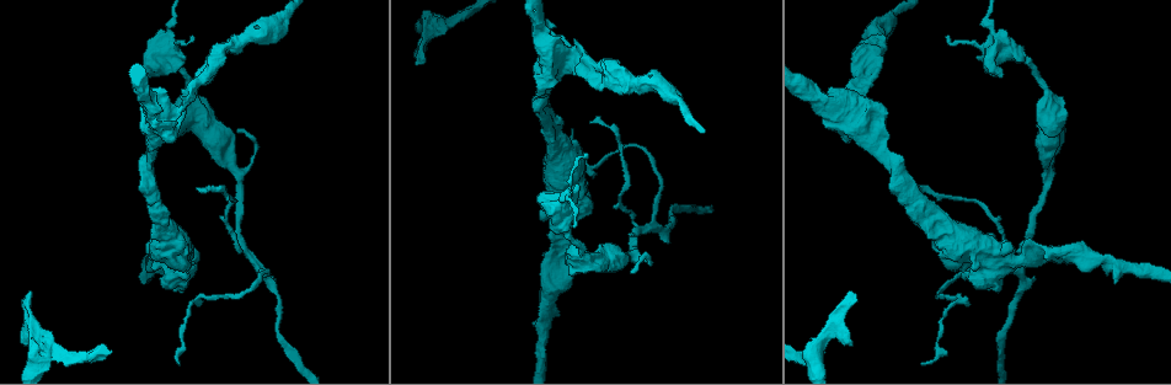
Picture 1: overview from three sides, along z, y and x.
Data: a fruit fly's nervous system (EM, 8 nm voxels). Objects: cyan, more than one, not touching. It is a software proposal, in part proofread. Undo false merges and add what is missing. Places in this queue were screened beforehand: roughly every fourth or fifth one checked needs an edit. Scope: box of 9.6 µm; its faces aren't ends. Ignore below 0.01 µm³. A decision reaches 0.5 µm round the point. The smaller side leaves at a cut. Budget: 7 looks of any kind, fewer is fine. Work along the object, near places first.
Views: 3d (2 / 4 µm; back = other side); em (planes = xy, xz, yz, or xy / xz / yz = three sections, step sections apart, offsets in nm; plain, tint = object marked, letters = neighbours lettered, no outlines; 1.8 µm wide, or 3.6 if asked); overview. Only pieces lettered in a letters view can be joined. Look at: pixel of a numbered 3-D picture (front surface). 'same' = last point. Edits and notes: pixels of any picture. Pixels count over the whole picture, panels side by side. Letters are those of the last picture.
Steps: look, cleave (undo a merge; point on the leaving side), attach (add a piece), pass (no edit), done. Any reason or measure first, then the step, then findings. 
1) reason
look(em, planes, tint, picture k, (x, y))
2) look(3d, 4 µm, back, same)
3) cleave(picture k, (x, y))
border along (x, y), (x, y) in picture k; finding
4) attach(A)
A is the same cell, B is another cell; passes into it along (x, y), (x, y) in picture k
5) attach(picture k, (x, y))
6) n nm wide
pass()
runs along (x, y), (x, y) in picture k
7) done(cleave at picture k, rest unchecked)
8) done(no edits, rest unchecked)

look(em, xz, step 16, tint, picture 1, (579, 246))

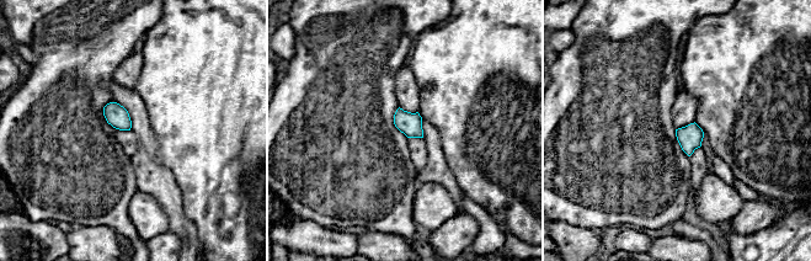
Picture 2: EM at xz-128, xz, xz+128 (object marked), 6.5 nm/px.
look(em, planes, tint, same)

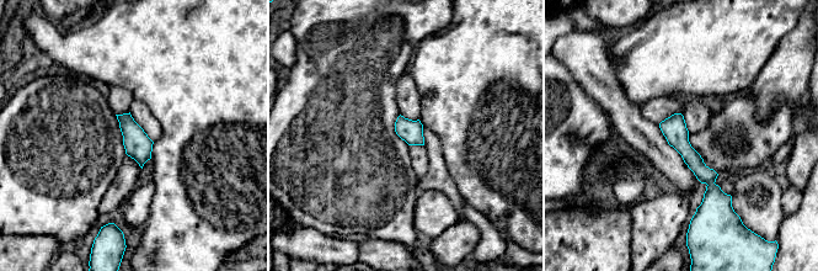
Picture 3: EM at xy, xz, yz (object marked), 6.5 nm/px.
look(em, planes, letters, same)

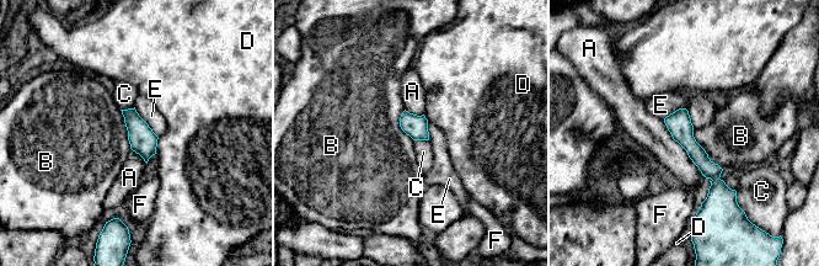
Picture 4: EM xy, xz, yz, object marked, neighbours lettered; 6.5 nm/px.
pass()
A, B, C, D, E and F are other cells; border along (692, 128), (695, 141), (722, 169) in picture 4; continuous, no second neuron

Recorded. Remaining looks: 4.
closes a loop
look(em, xy, step 4, tint, picture 1, (567, 247))

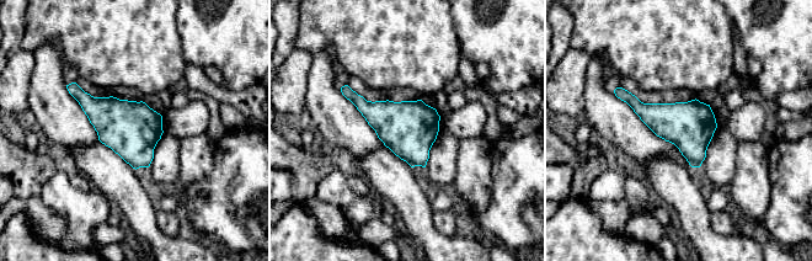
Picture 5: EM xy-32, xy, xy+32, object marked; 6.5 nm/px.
cut it another way
look(em, planes, letters, same)

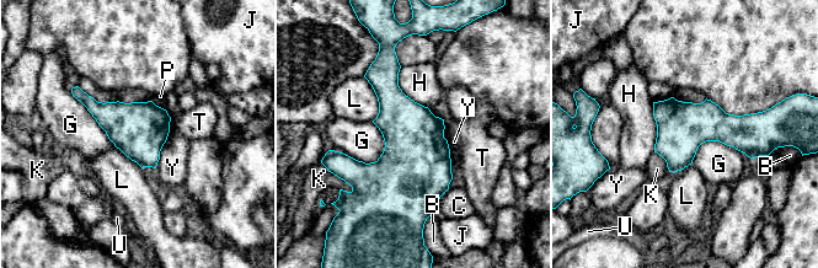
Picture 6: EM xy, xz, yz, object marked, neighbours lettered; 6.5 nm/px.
340 nm wide
pass()
B, C, G, H, J, K, L, P, T, U and Y are other cells; border along (385, 141), (369, 162), (330, 149) in picture 6; one neuron here

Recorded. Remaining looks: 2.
branch stops here
look(em, planes, letters, picture 1, (180, 363))

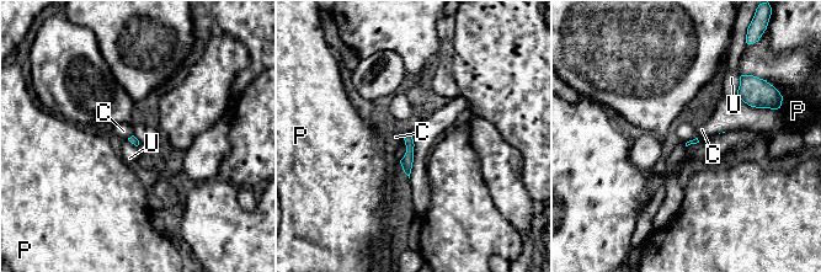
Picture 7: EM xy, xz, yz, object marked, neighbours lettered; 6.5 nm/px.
pass()
C, P and U are other cells; border along (405, 133), (404, 143) in picture 7; no lettered piece goes on from it

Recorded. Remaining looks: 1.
done(no edits, rest unchecked)

